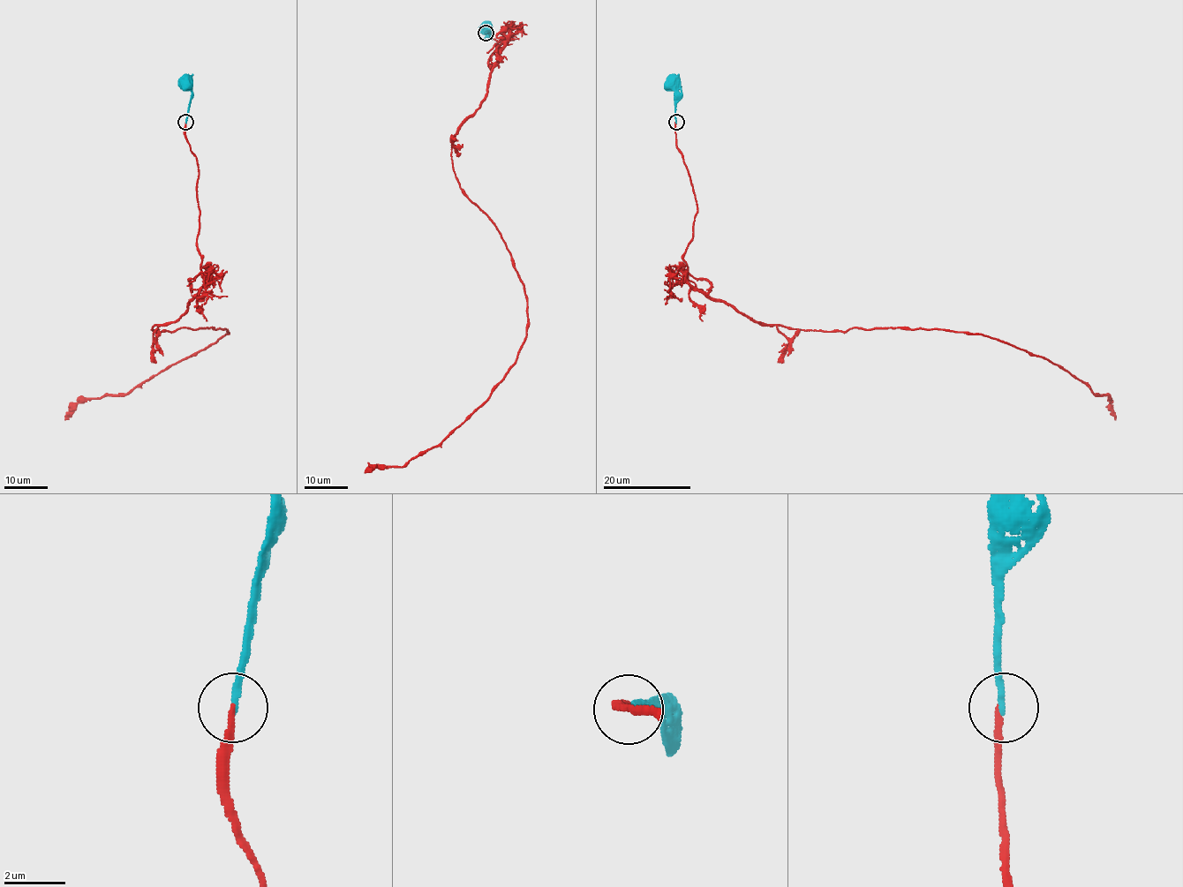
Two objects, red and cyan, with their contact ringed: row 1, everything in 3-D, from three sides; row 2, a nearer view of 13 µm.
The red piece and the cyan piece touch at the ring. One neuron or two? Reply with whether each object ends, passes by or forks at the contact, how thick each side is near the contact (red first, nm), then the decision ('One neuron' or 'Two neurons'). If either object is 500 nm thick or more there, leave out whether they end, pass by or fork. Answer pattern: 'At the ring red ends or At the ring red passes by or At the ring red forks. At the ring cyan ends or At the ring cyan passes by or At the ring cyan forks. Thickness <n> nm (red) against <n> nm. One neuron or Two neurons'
At the ring red ends. At the ring cyan ends. Thickness 180 nm (red) against 200 nm. One neuron

